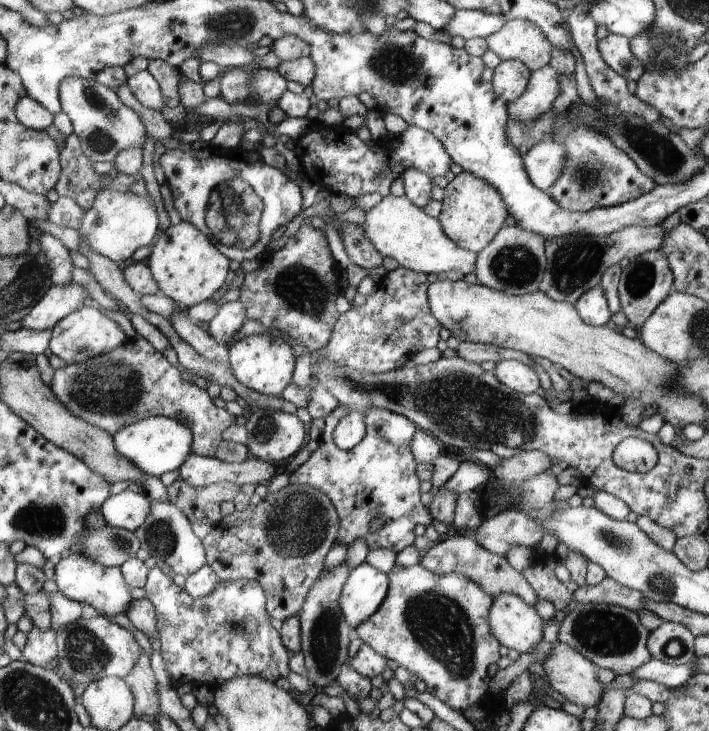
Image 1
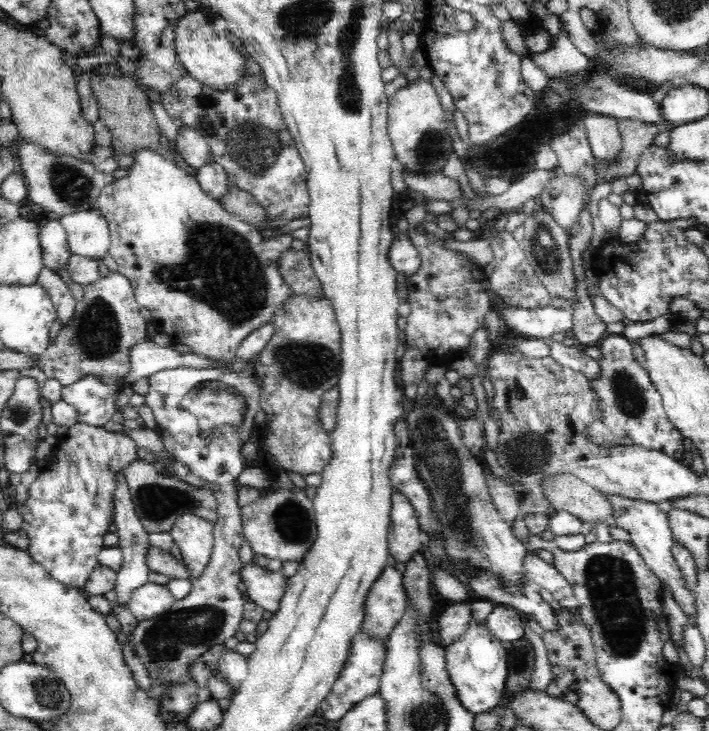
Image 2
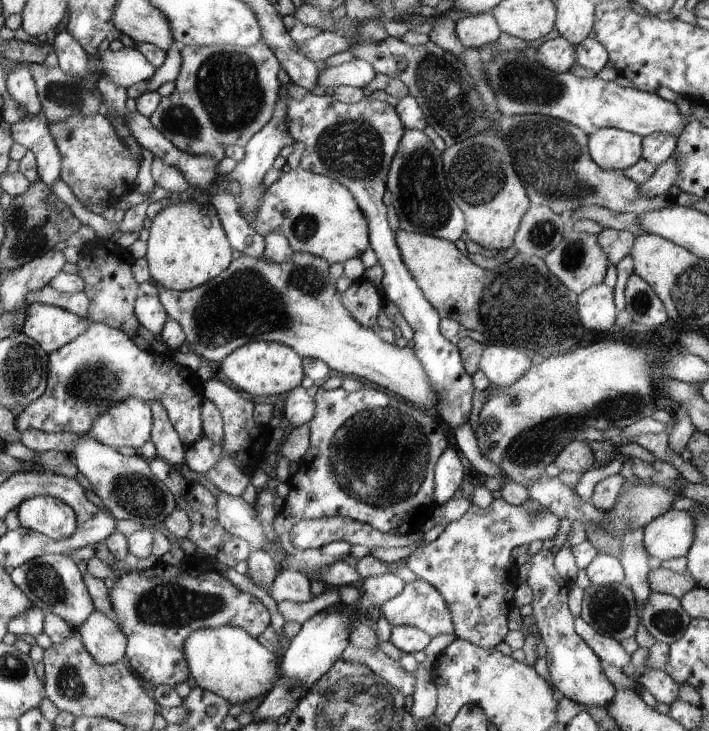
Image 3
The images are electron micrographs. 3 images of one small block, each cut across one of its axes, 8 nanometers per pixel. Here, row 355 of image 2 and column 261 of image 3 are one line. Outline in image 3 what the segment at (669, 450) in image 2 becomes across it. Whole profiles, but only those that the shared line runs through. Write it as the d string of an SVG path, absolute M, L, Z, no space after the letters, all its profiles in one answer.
M185 555L177 565L159 563L150 569L117 575L114 588L109 590L113 616L120 630L127 636L126 663L148 688L159 685L175 687L187 682L191 668L184 656L184 642L200 628L220 628L235 626L243 628L250 636L259 636L270 626L270 612L254 595L235 587L216 567L213 557Z

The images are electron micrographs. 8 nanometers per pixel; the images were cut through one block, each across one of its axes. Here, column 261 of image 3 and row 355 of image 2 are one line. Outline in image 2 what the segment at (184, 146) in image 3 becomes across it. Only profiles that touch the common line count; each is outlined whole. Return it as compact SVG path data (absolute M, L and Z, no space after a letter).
M110 271L106 276L101 276L85 288L84 298L80 302L76 302L72 318L62 325L56 339L41 354L39 368L45 372L48 379L59 380L63 386L70 386L84 378L98 378L105 383L105 386L113 388L120 382L125 382L132 369L131 356L128 355L128 352L136 344L148 341L146 320L140 315L139 308L131 280L128 280L127 276L118 271Z

